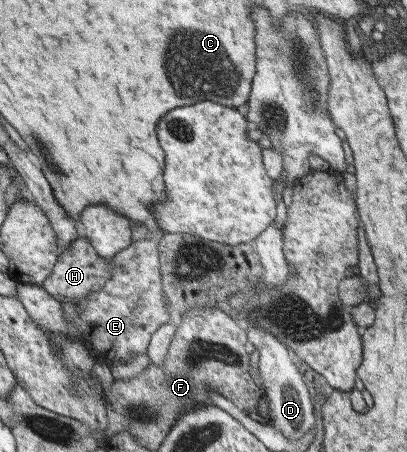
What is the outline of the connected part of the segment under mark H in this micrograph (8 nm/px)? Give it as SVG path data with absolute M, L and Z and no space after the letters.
M79 237L72 240L67 248L59 253L59 258L53 265L52 274L44 280L41 287L58 301L80 302L89 292L101 290L101 287L108 282L112 276L110 261L111 259L105 259L96 253L88 238Z

